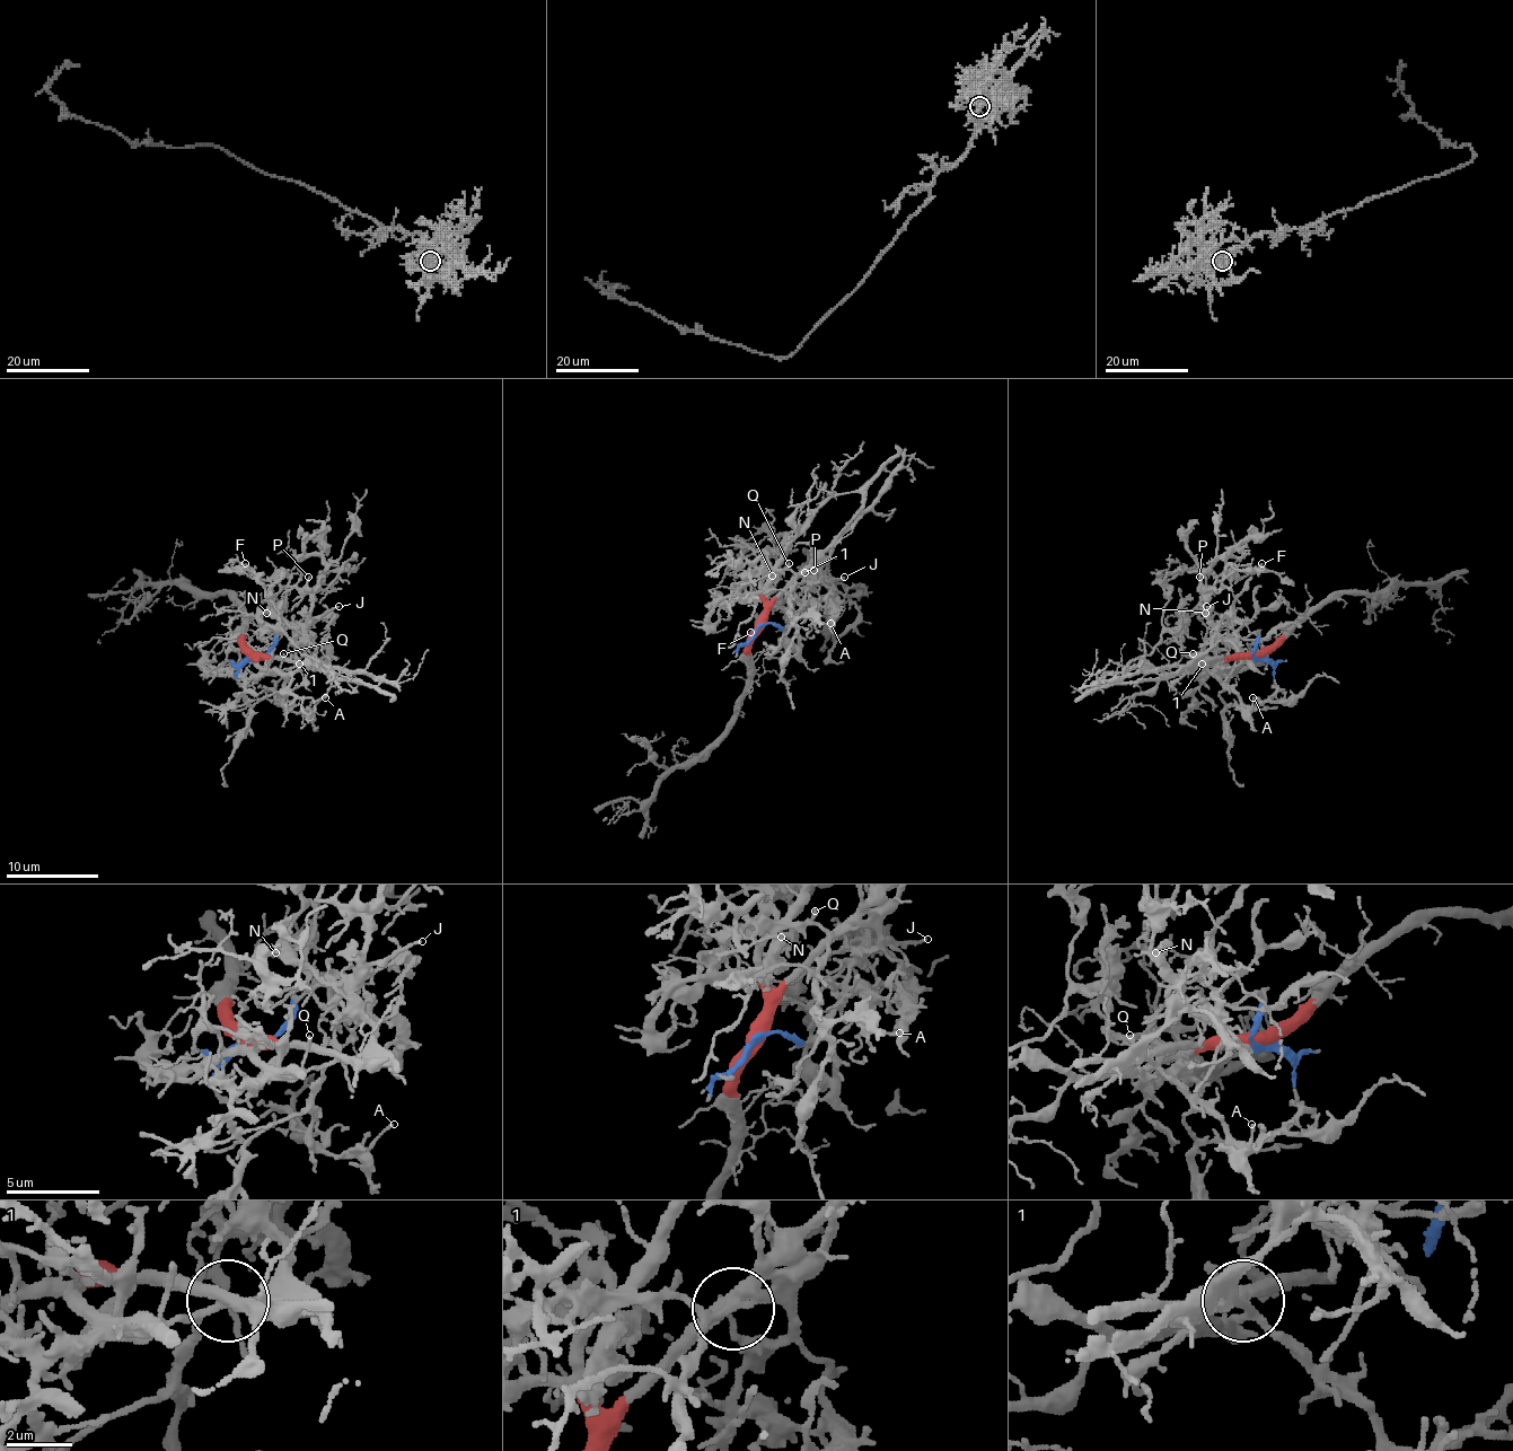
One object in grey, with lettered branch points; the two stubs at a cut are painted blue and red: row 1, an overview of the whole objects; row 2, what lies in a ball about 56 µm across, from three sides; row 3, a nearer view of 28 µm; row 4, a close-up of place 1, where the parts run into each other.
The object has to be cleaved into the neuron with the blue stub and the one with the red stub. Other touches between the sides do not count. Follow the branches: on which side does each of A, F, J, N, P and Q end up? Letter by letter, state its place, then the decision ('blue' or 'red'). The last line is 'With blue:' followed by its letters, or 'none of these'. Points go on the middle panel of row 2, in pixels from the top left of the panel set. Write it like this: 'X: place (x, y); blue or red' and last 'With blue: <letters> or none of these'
A: place (830, 623); blue
F: place (750, 632); blue
J: place (844, 577); blue
N: place (772, 575); blue
P: place (814, 570); blue
Q: place (789, 563); blue
With blue: A, F, J, N, P, Q

